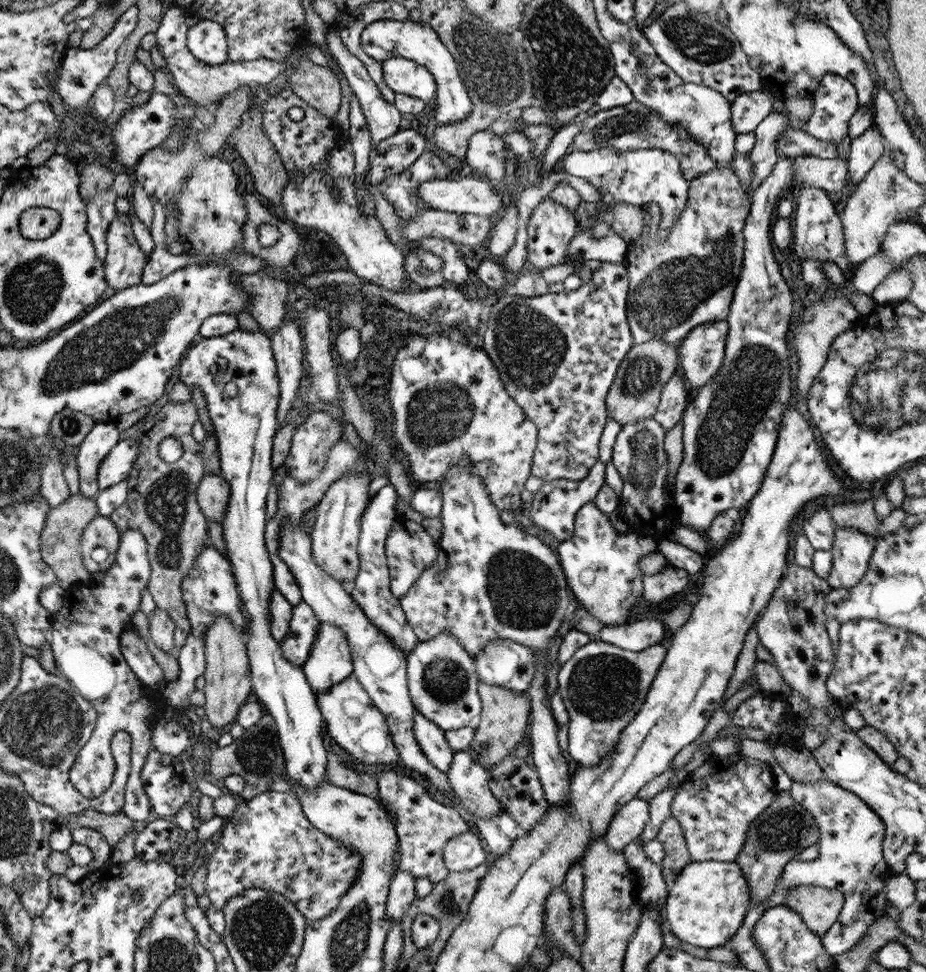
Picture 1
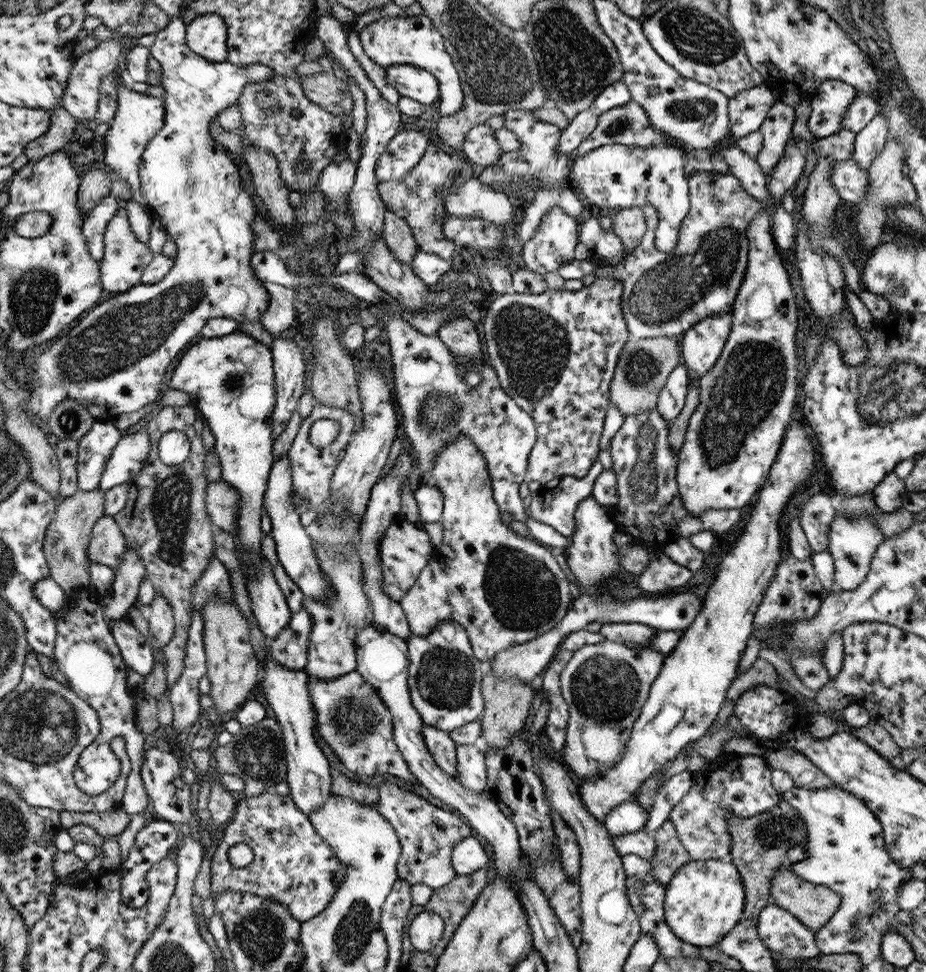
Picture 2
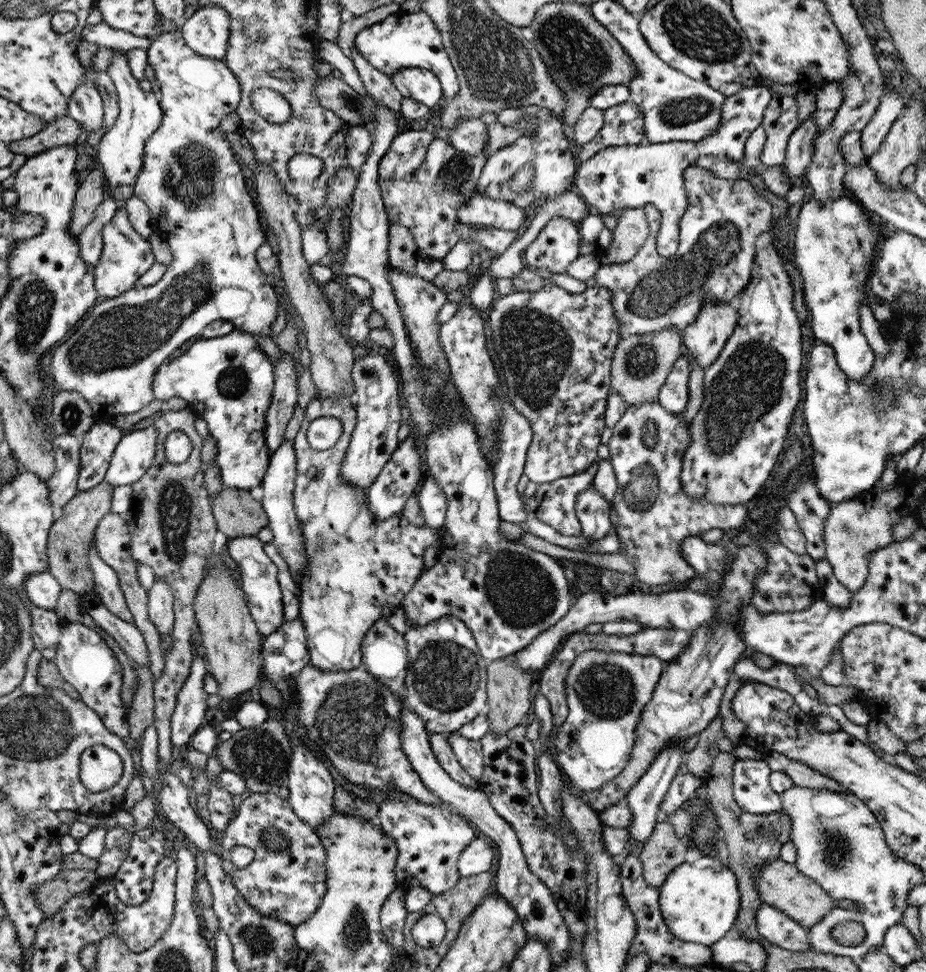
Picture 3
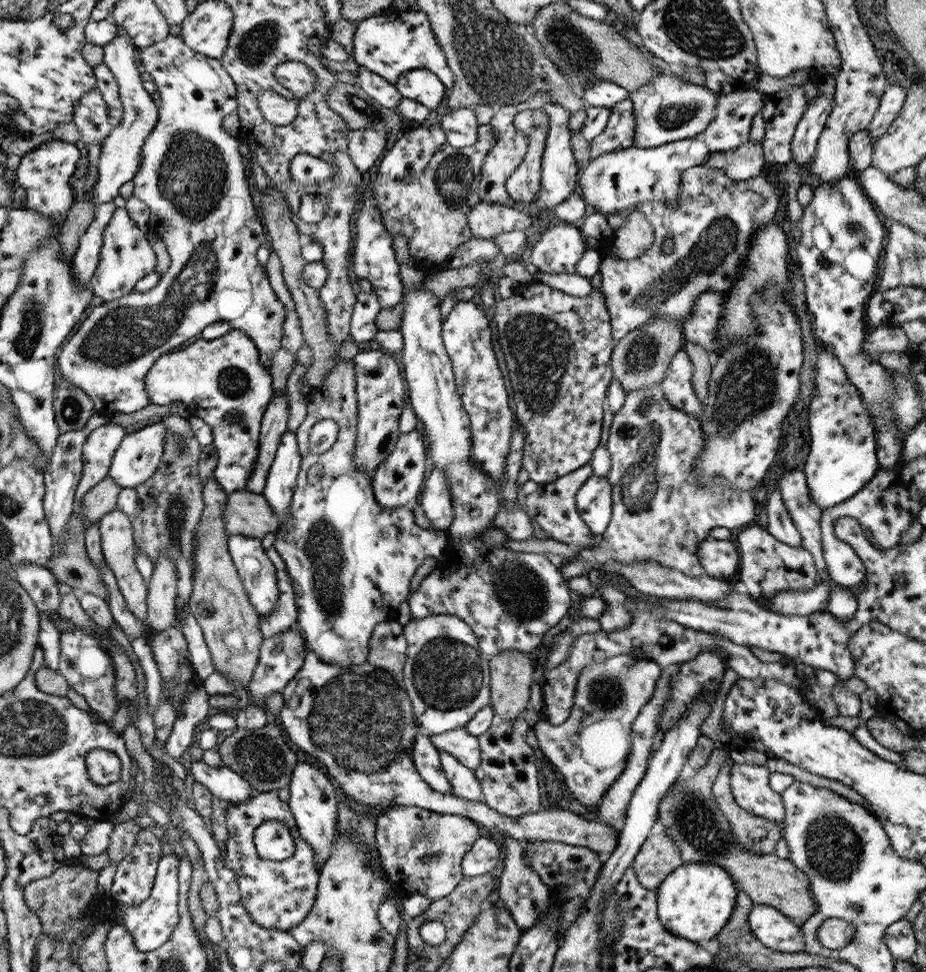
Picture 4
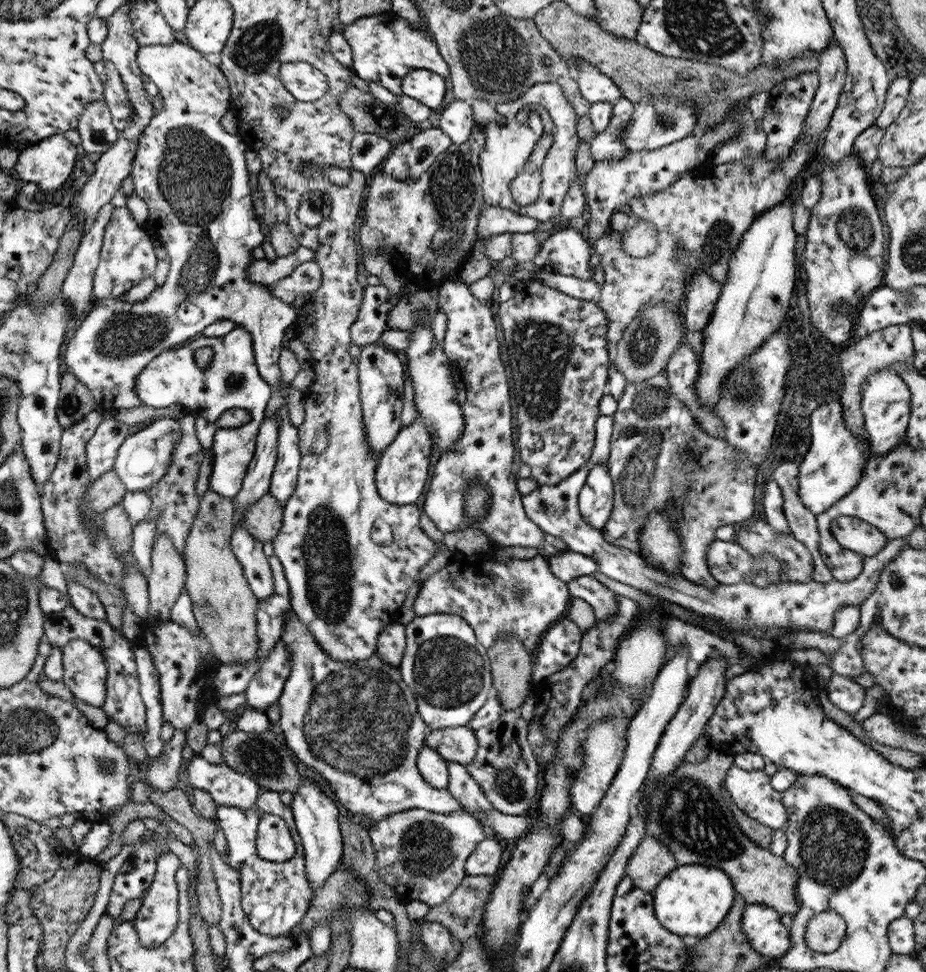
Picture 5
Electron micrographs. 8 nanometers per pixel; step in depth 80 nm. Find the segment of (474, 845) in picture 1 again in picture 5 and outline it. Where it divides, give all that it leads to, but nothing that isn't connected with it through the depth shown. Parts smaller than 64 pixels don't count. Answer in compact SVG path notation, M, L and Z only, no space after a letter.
M485 839L468 856L465 867L470 876L492 876L494 877L502 860L502 848L497 841Z

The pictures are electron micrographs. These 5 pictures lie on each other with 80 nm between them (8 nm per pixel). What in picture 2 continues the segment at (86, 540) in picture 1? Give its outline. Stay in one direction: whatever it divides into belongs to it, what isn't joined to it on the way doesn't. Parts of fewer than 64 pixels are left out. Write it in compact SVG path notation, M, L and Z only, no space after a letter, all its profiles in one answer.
M104 515L94 525L89 542L89 560L118 568L127 550L127 540L113 516Z

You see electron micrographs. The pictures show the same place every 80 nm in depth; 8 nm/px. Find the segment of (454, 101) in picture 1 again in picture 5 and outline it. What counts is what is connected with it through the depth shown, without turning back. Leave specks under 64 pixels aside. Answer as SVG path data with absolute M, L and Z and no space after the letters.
M389 10L374 16L359 18L347 25L343 34L352 50L352 70L362 80L382 83L398 97L403 94L402 79L411 70L424 68L445 79L448 78L450 72L447 62L440 54L438 46L432 42L426 27L422 27L422 23L421 19L419 31L412 29L406 19Z

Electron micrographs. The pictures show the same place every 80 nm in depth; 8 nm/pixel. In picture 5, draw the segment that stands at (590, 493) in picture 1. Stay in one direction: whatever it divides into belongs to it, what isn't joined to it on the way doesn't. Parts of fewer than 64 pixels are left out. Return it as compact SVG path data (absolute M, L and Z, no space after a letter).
M588 461L580 470L556 486L539 485L529 494L521 495L524 511L528 518L537 524L537 528L548 536L552 534L562 539L568 545L570 552L583 554L590 561L595 561L597 570L602 574L638 588L650 596L674 602L689 611L693 610L701 616L711 616L721 620L726 626L753 637L762 634L771 636L773 632L785 628L802 628L804 631L830 634L834 628L835 612L843 606L859 607L875 590L880 573L885 570L887 564L893 562L902 549L908 546L905 537L890 539L880 553L865 558L862 572L848 582L833 579L826 583L812 580L807 583L790 581L760 586L743 581L736 584L717 584L715 588L708 588L690 582L682 574L668 574L661 568L653 566L640 554L613 545L605 540L602 531L584 520L578 508L578 501L591 466L591 462Z

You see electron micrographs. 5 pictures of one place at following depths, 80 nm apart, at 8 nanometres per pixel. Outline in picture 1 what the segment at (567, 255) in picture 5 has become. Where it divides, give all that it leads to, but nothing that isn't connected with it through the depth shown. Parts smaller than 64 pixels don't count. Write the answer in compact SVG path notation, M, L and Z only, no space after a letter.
M548 196L535 207L528 224L527 265L532 272L542 272L567 260L568 245L576 232L575 213Z

